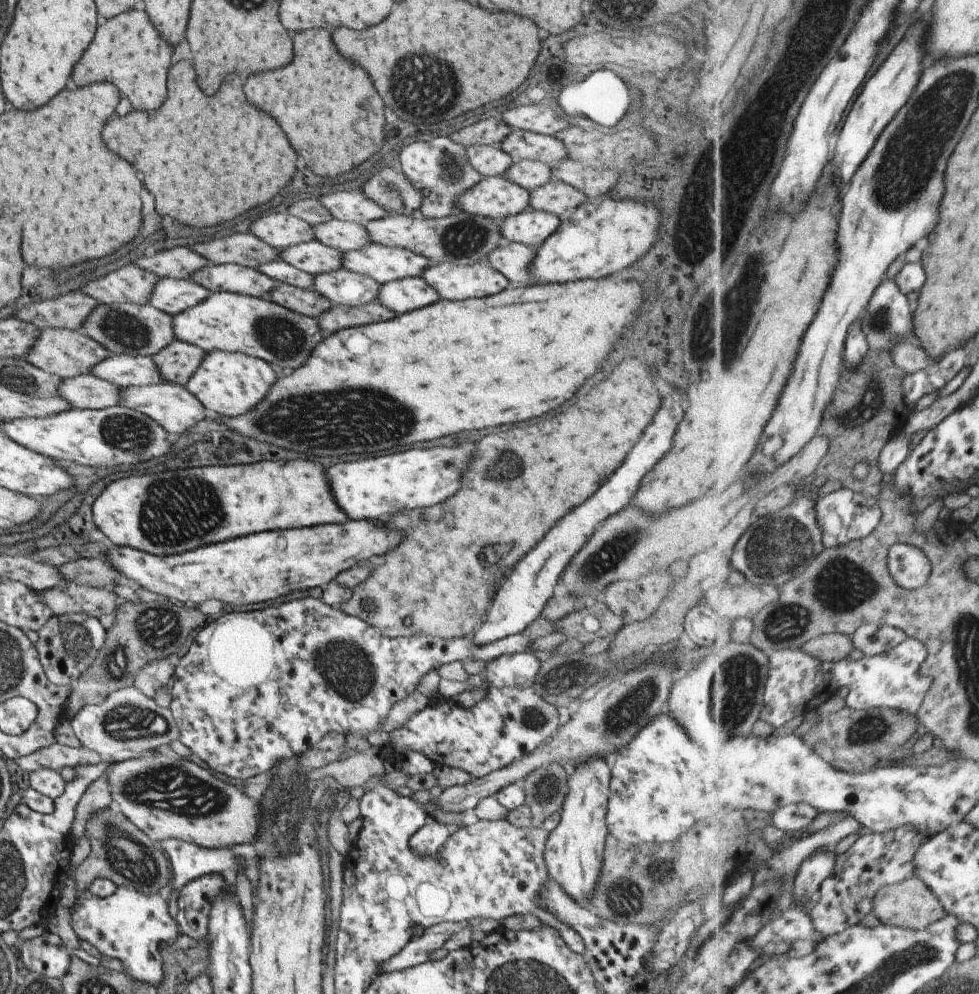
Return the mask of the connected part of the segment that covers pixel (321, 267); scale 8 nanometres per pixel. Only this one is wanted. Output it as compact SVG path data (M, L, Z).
M317 240L297 244L280 252L279 260L311 275L337 271L342 268L345 255L341 250L336 250Z

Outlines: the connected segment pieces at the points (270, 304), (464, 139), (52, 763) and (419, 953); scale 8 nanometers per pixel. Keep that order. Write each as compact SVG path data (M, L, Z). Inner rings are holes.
M211 292L211 296L199 305L173 315L173 332L174 338L199 346L207 353L244 353L270 364L276 362L285 372L302 366L326 338L314 317L298 314L268 298L240 293Z
M488 118L488 122L480 120L478 124L472 124L472 126L466 126L466 128L458 130L458 132L454 132L450 138L465 147L474 145L500 146L501 142L511 132L512 129L503 120Z
M60 743L34 751L32 754L18 757L16 764L22 770L31 773L38 769L52 769L60 772L64 766L75 768L81 764L96 764L103 760L103 756L96 751L84 747L69 747Z
M442 932L437 934L425 934L418 938L412 937L410 942L394 956L391 956L388 960L385 960L378 970L376 976L380 976L382 973L393 973L396 971L406 970L410 967L422 964L429 960L428 956L442 948L444 943L451 938L453 934L450 932Z

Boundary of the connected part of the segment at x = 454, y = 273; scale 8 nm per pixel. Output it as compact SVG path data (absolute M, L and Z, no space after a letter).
M488 260L472 266L443 262L428 267L421 277L438 291L442 299L449 301L495 295L506 289L509 281Z

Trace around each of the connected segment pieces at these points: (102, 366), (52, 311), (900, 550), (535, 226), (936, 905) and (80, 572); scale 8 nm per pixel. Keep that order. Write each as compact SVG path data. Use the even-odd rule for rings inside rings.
M112 355L99 362L90 373L122 389L164 382L154 359L147 356Z
M73 291L64 296L26 306L14 315L39 329L70 329L78 331L87 316L100 303L86 293Z
M908 543L893 546L889 565L893 577L906 589L923 587L933 573L933 562L929 554Z
M528 208L516 216L509 216L499 225L504 238L538 248L558 230L562 220L558 215Z
M914 874L898 884L882 889L875 900L875 913L887 925L926 930L936 921L942 920L948 914L948 910L928 883L924 882L918 874Z
M79 558L74 562L56 567L69 585L84 585L113 589L116 586L119 570L116 570L105 558Z

